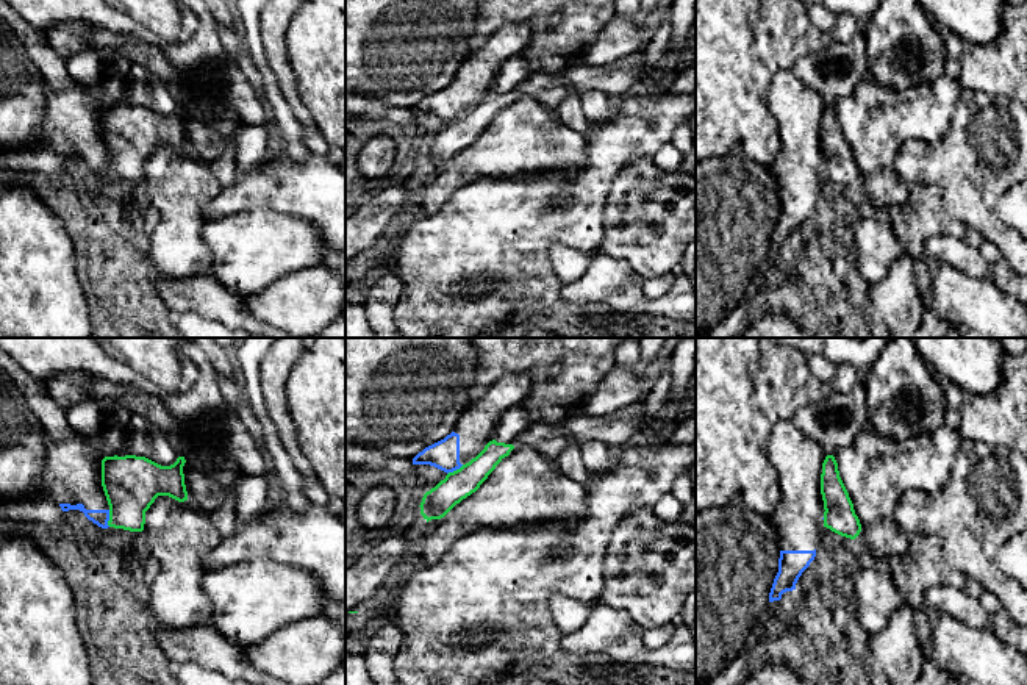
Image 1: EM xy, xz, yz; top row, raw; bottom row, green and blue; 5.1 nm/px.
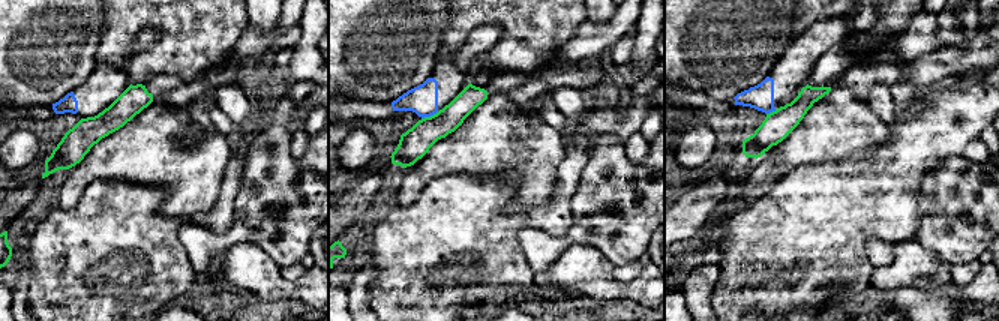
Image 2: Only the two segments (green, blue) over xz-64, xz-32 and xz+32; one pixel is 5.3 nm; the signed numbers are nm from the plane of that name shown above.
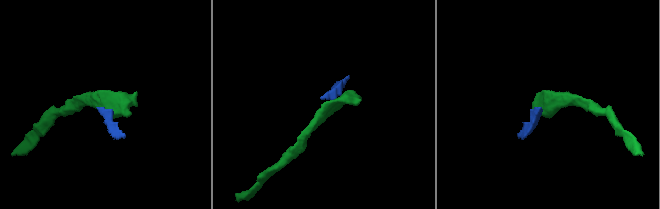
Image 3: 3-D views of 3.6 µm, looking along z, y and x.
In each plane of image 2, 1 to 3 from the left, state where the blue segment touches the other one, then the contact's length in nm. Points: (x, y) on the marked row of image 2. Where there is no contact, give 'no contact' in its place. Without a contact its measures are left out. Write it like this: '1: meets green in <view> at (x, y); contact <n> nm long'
1: no contact
2: meets green in xz-32 at (431, 116); contact 100 nm long
3: meets green in xz+32 at (773, 111); contact 60 nm long

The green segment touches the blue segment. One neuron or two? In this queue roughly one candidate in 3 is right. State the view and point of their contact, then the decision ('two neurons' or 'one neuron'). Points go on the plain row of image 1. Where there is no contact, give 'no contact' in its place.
xy (110, 168) | two neurons

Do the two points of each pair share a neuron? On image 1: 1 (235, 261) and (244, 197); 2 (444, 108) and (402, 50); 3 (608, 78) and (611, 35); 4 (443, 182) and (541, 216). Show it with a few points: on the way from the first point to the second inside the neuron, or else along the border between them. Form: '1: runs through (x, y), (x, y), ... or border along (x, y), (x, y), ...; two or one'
1: border along (260, 207), (207, 218); two
2: border along (460, 68), (449, 83), (425, 96), (411, 108); two
3: border along (641, 49), (602, 64), (583, 63); two
4: border along (496, 177), (480, 177), (460, 185), (435, 213); two

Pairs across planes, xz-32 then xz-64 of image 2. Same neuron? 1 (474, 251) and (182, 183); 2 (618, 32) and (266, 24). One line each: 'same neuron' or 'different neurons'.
1: different neurons
2: different neurons

